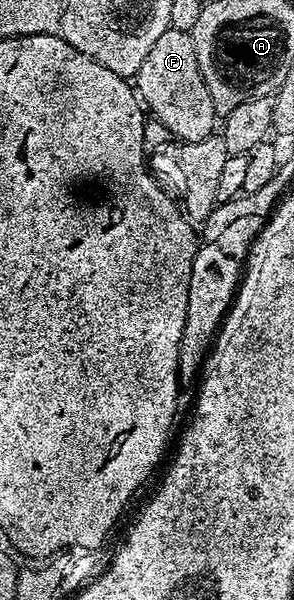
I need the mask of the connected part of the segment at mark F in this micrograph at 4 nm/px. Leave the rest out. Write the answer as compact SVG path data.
M169 27L160 34L148 58L144 58L144 66L140 66L136 91L145 111L153 119L164 122L175 141L200 142L200 138L215 135L216 113L212 94L208 94L208 86L204 86L204 78L196 62L196 46L189 32Z

